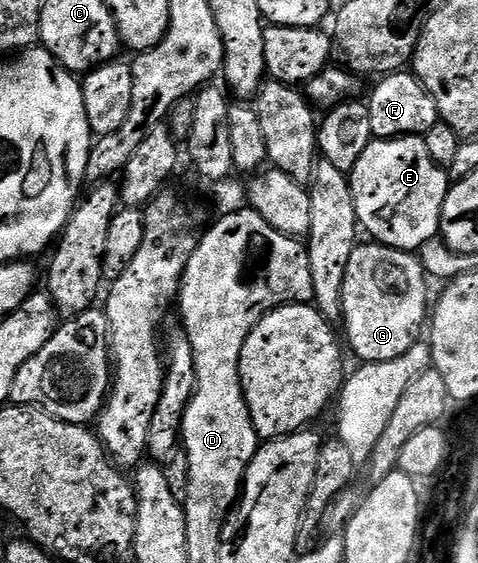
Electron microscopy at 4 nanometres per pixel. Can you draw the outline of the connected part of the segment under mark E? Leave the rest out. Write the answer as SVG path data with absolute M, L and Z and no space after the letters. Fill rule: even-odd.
M399 136L395 140L378 140L374 138L367 146L367 150L363 150L363 155L359 158L359 162L355 162L353 171L348 173L349 185L351 186L351 194L355 202L355 214L357 215L358 225L362 229L365 228L370 232L372 239L378 244L386 244L388 248L398 248L404 252L416 253L417 248L424 246L428 240L437 240L441 231L441 215L443 214L443 202L447 198L451 187L451 177L446 169L441 168L431 158L431 154L427 154L427 142L424 136Z

